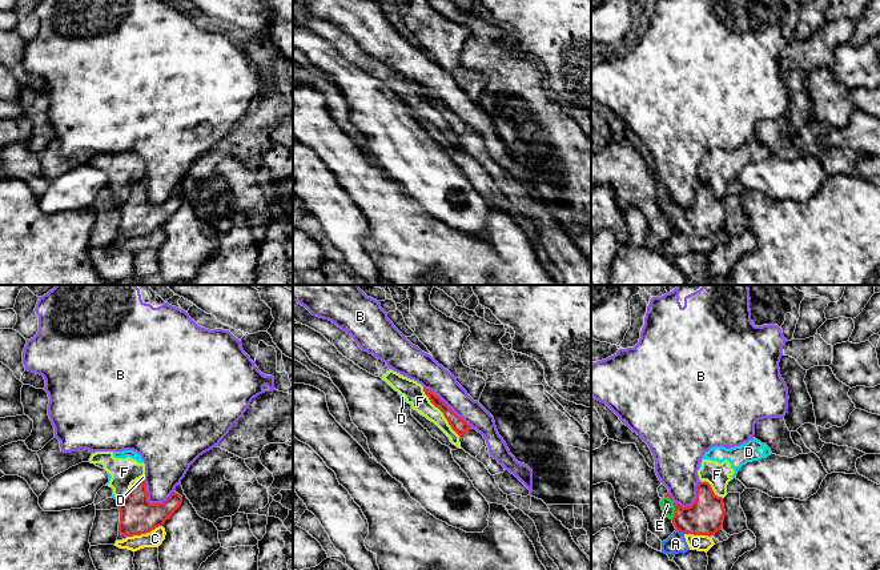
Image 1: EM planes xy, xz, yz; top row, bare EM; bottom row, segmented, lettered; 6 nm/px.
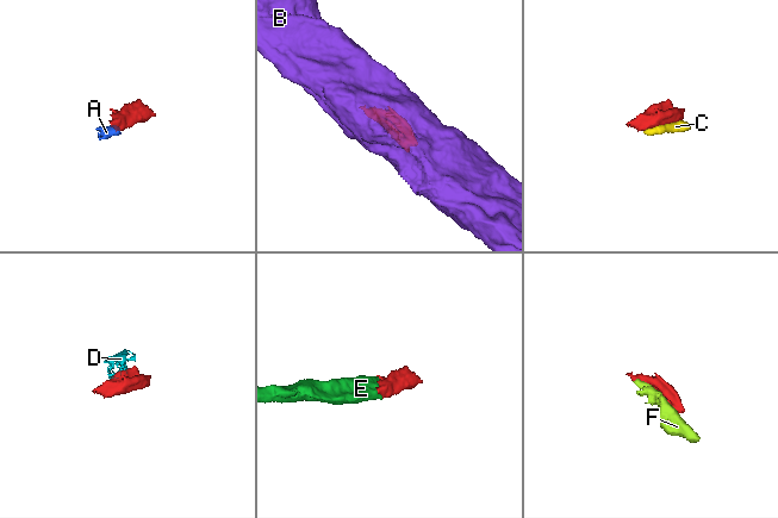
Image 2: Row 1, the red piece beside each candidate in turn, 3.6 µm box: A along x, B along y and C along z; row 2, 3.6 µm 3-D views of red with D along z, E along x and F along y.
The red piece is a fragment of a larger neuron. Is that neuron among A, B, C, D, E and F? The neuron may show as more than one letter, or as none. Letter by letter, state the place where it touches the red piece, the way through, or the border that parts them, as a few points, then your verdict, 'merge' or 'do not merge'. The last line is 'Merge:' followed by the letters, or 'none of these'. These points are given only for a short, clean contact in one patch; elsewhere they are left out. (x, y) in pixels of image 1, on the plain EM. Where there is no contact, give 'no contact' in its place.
A: contact yz (680, 233); border yz (676, 231), (683, 236); do not merge
B: contact yz (691, 207); do not merge
C: contact xy (144, 235); do not merge
D: contact xy (140, 183); border xy (143, 180), (137, 183); do not merge
E: contact yz (674, 207); way yz (704, 219), (686, 219), (674, 207), (667, 207); merge
F: contact xz (442, 113); border xz (422, 91), (459, 137); do not merge
Merge: E

